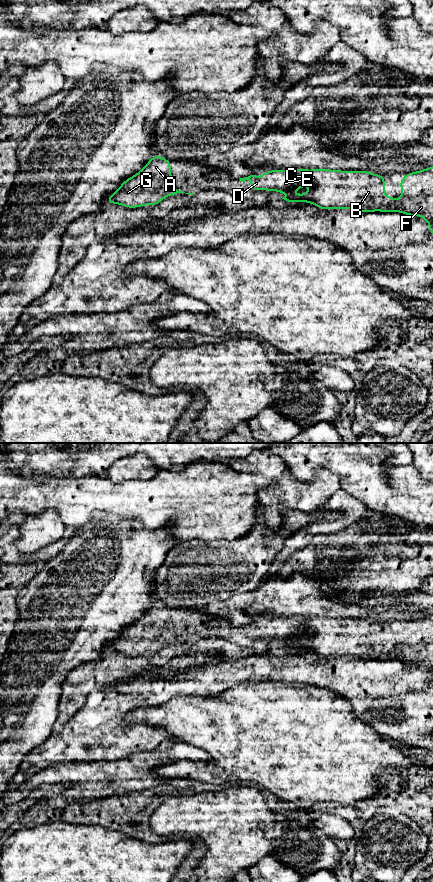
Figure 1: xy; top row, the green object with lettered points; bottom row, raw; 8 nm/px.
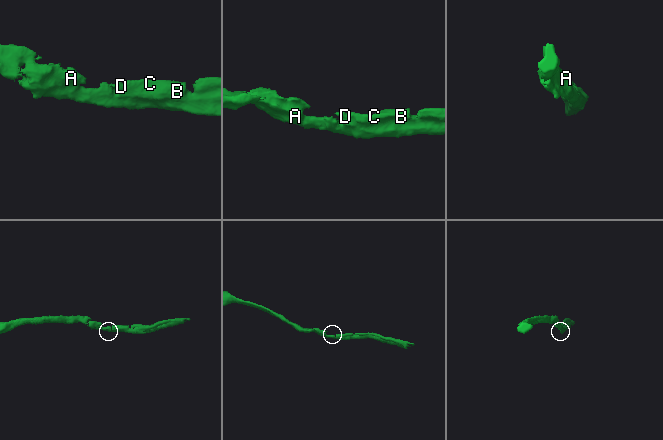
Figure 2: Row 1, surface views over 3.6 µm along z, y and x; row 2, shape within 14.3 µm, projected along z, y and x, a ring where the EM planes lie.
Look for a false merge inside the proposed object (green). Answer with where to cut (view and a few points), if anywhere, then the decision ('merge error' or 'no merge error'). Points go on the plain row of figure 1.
no cut | no merge error

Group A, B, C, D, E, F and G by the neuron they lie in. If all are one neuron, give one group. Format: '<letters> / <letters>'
A B C D E F G

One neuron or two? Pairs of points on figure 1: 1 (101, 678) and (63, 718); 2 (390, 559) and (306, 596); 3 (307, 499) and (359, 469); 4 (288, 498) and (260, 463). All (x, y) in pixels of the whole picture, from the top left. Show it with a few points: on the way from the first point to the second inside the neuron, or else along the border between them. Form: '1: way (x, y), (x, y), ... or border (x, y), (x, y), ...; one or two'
1: way (90, 683), (68, 707); one
2: border (306, 574), (314, 578), (329, 580); two
3: border (317, 468), (327, 468), (340, 477); two
4: border (287, 467), (273, 480); two

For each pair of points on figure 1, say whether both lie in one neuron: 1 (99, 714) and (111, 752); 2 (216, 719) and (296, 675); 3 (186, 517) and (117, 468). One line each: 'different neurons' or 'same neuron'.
1: same neuron
2: different neurons
3: different neurons

